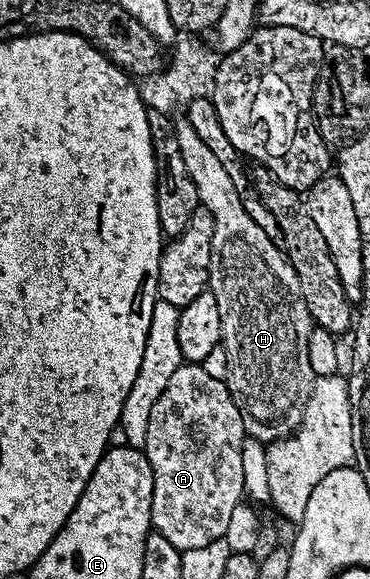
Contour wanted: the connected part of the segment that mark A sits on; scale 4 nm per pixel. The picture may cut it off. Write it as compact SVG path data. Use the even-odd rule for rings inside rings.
M199 364L178 365L164 379L160 390L161 395L153 398L153 407L149 410L143 447L153 473L151 526L170 544L175 544L177 550L201 548L225 537L231 511L243 501L247 435L242 413L224 381L207 376Z

